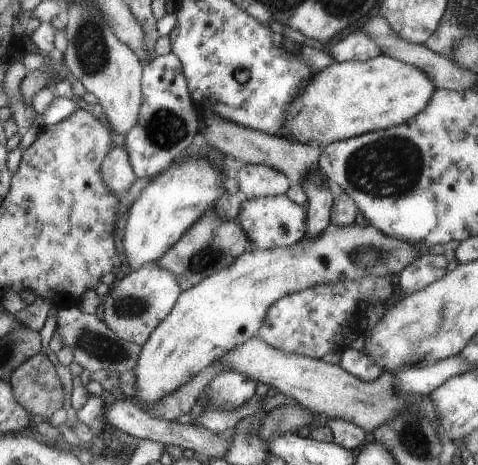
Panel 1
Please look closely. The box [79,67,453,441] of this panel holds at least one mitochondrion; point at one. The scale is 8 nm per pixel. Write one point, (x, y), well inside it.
(390, 167)

